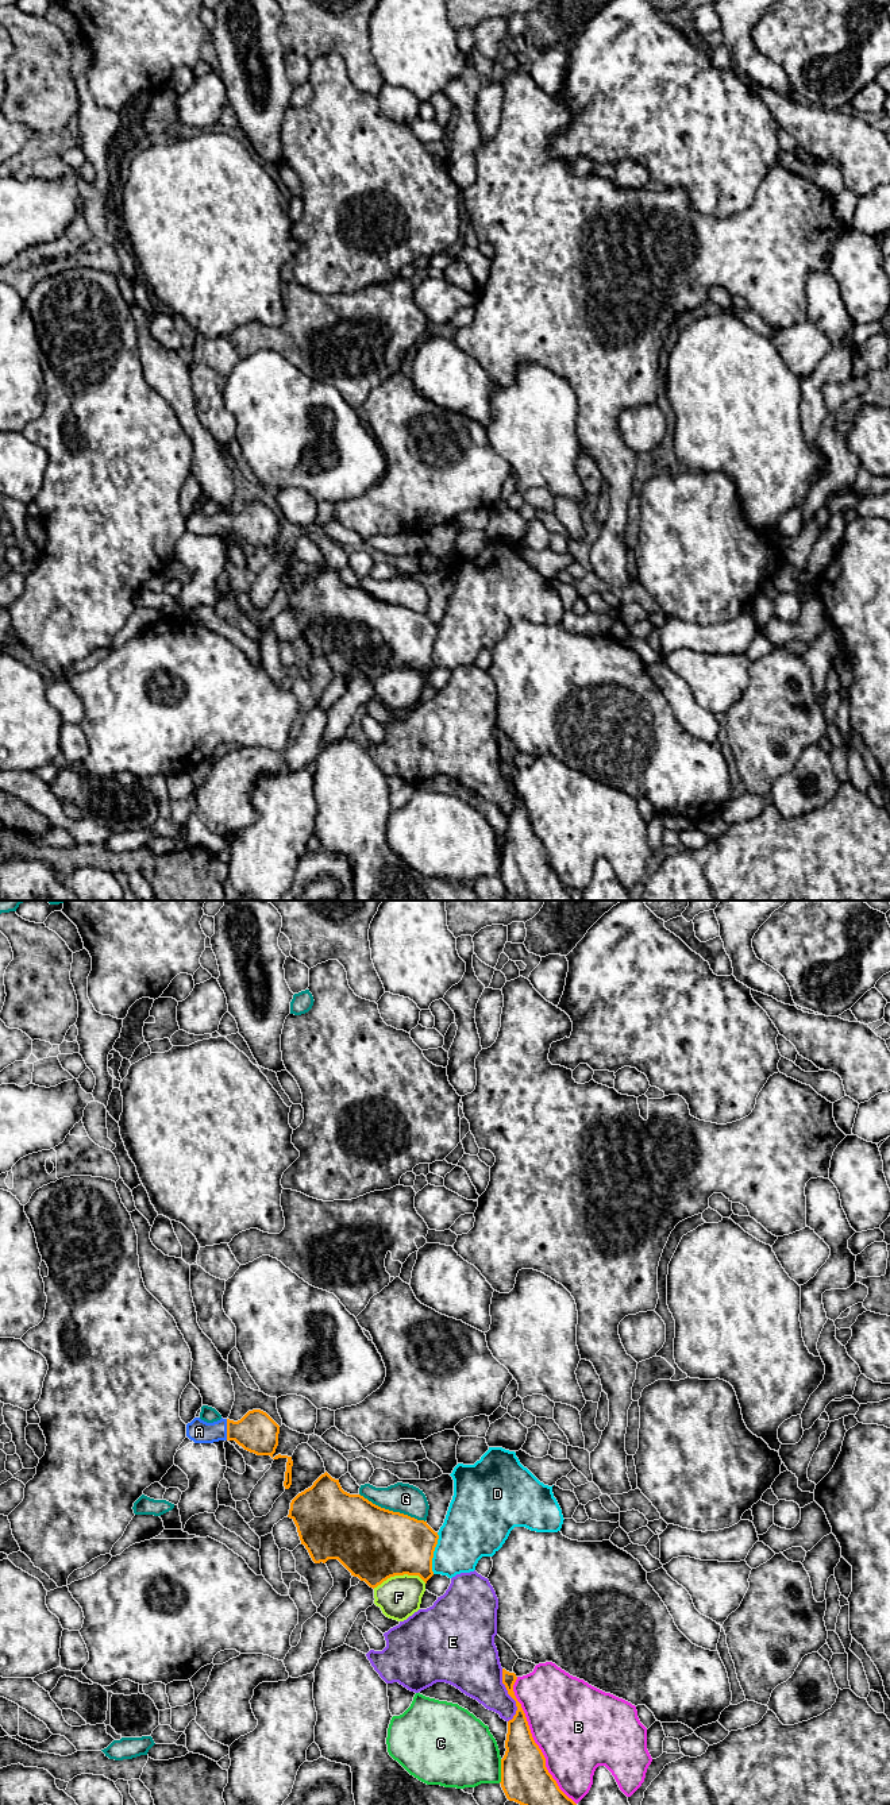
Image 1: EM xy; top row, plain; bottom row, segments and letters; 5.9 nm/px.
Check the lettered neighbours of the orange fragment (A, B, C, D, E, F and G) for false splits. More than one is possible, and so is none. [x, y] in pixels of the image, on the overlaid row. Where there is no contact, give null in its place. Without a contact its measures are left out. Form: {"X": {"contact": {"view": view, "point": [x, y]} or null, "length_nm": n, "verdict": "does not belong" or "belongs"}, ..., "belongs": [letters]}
{"A": {"contact": {"view": "xy", "point": [227, 1430]}, "length_nm": 130, "verdict": "belongs"}, "B": {"contact": {"view": "xy", "point": [534, 1740]}, "length_nm": 850, "verdict": "does not belong"}, "C": {"contact": {"view": "xy", "point": [501, 1771]}, "length_nm": 140, "verdict": "does not belong"}, "D": {"contact": {"view": "xy", "point": [432, 1553]}, "length_nm": 260, "verdict": "does not belong"}, "E": {"contact": {"view": "xy", "point": [509, 1694]}, "length_nm": 320, "verdict": "does not belong"}, "F": {"contact": {"view": "xy", "point": [399, 1574]}, "length_nm": 320, "verdict": "does not belong"}, "G": {"contact": {"view": "xy", "point": [392, 1511]}, "length_nm": 420, "verdict": "does not belong"}, "belongs": ["A"]}

